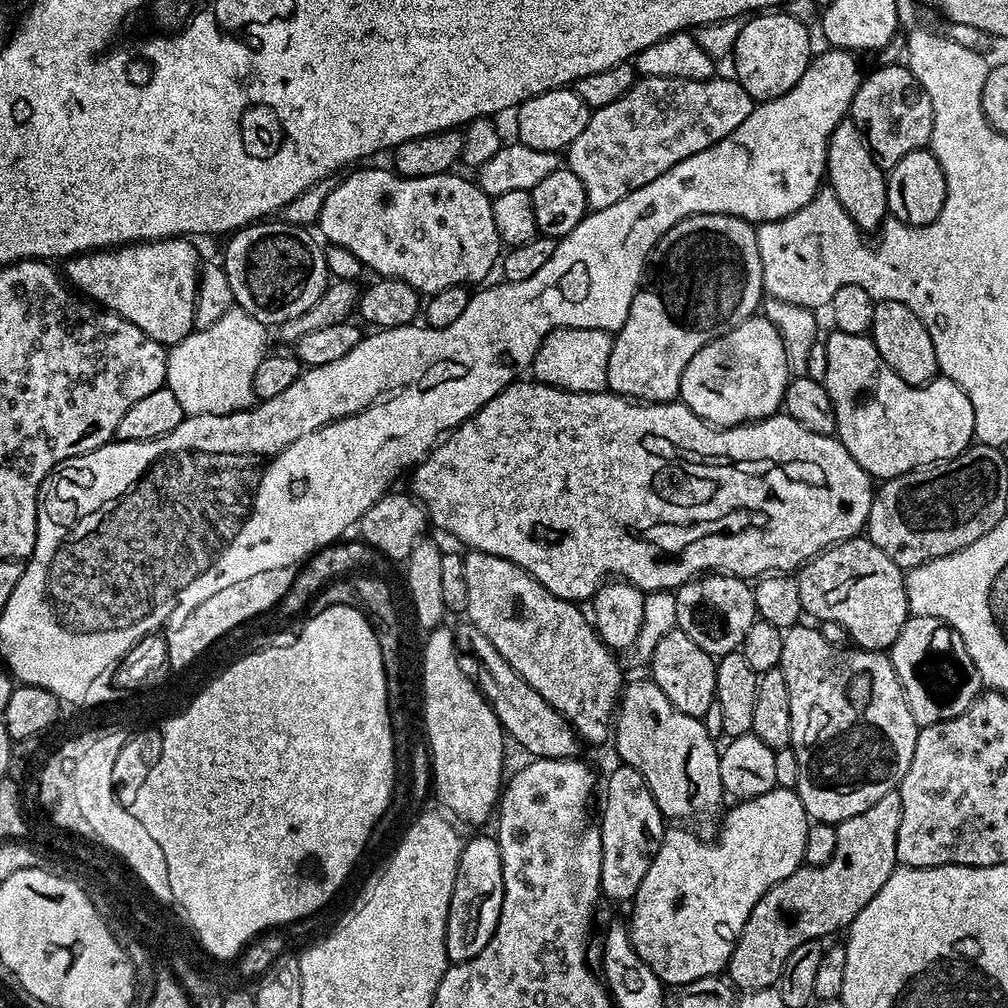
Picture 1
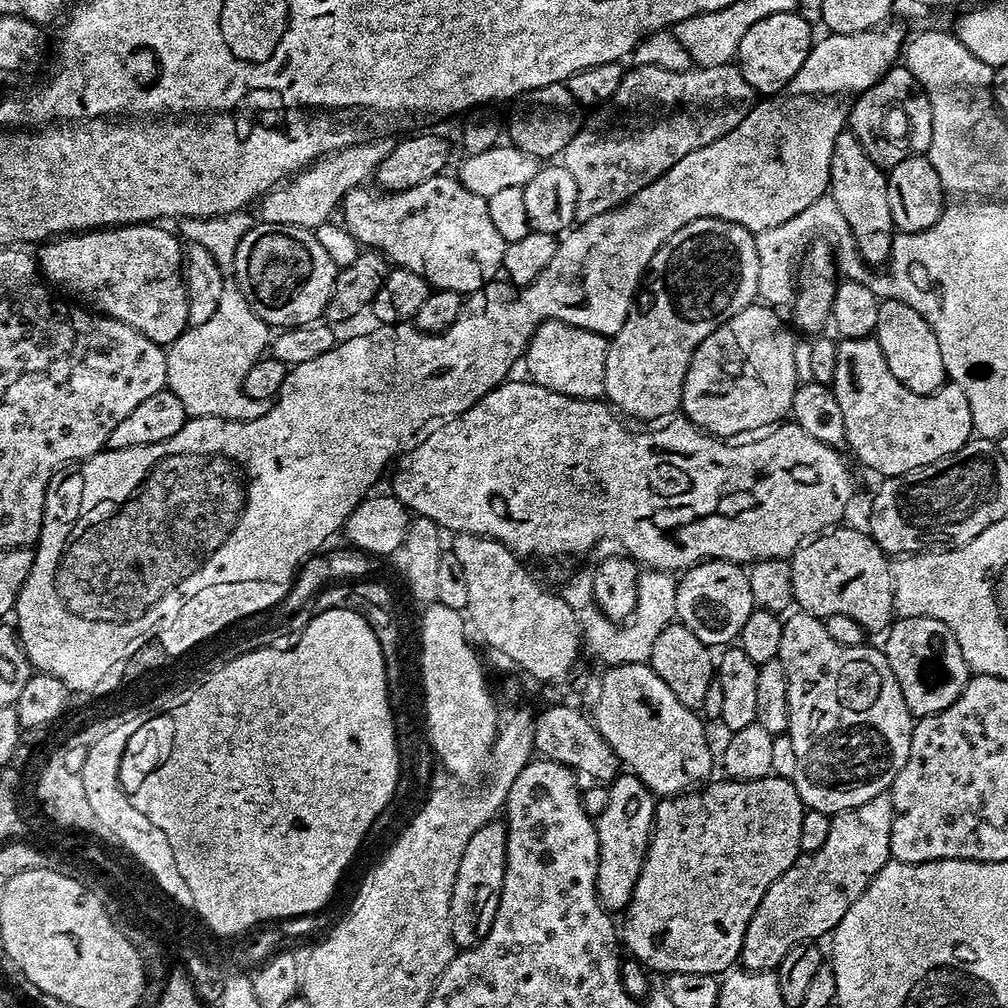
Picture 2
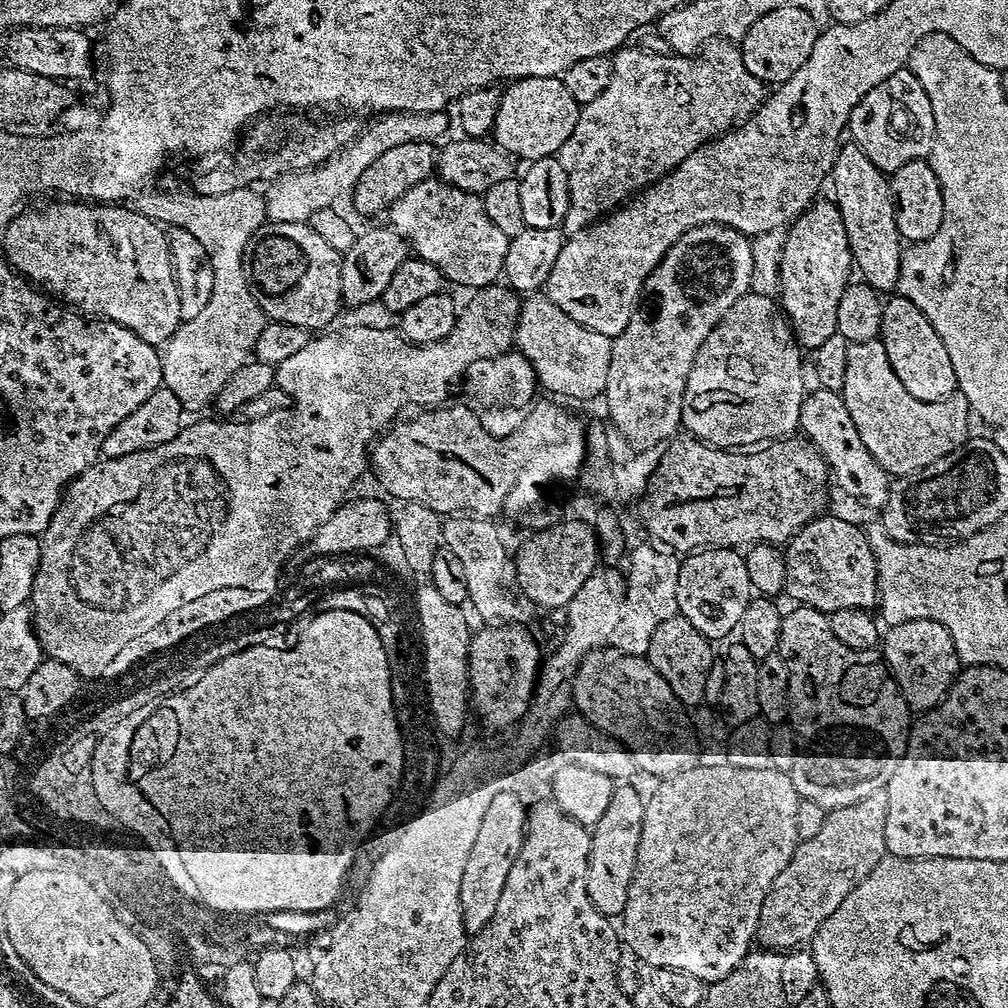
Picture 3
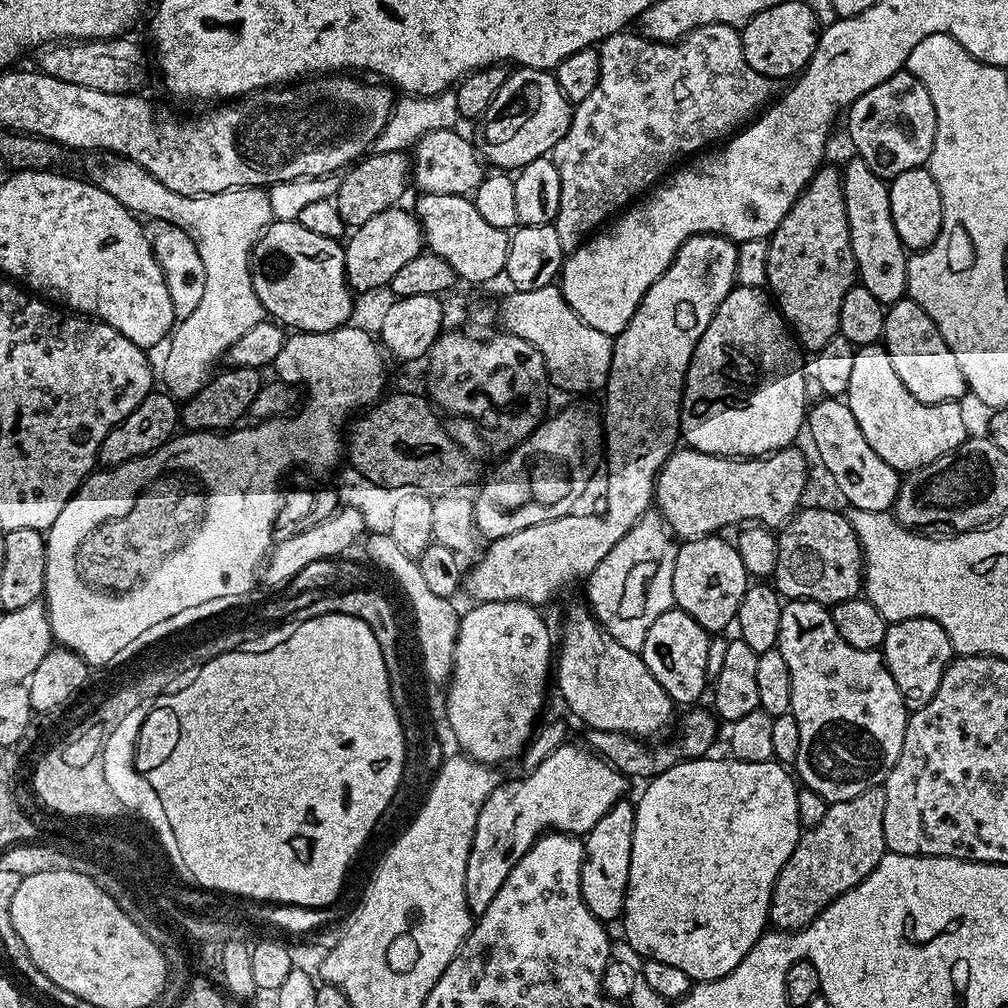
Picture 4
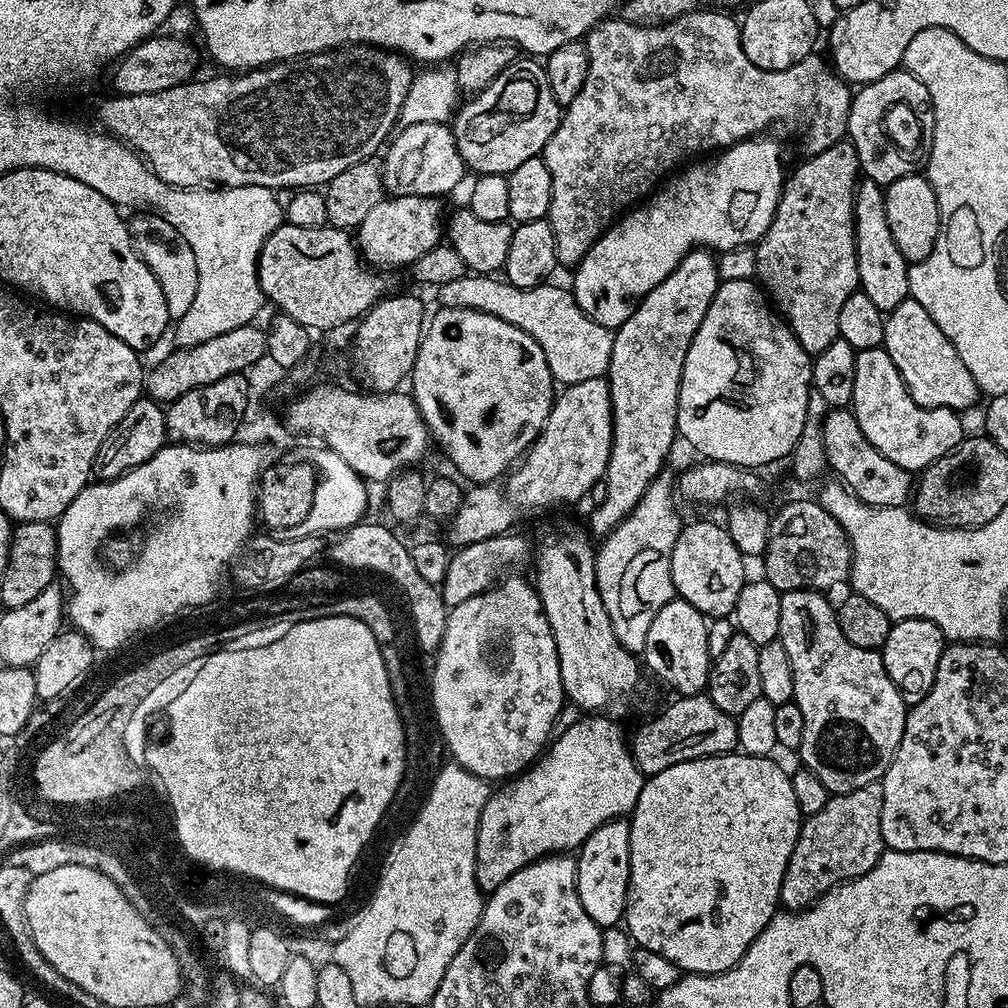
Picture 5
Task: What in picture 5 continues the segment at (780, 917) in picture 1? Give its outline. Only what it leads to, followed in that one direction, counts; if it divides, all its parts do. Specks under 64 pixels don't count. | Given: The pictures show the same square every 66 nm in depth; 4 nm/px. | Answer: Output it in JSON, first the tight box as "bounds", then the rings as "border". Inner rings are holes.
{"bounds":[780,783,885,912],"border":[[[882,783],[829,795],[826,806],[800,825],[800,833],[782,878],[780,904],[790,912],[811,908],[831,888],[847,880],[857,880],[869,872],[885,850],[882,838]]]}

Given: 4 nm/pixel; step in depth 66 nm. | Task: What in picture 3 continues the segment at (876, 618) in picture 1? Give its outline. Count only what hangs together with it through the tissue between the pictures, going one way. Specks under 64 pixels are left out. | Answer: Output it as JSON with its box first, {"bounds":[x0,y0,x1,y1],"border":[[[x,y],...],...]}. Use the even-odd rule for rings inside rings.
{"bounds":[784,514,880,613],"border":[[[821,514],[806,526],[802,526],[792,536],[786,545],[784,561],[786,562],[786,586],[784,592],[790,599],[796,600],[797,605],[805,608],[817,608],[822,613],[830,613],[834,610],[846,610],[847,608],[877,607],[880,599],[880,574],[876,561],[876,554],[870,542],[868,533],[863,527],[851,524],[840,516],[828,516]]]}

